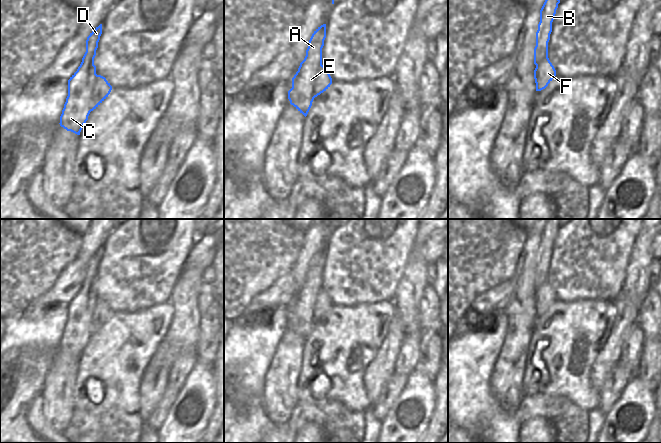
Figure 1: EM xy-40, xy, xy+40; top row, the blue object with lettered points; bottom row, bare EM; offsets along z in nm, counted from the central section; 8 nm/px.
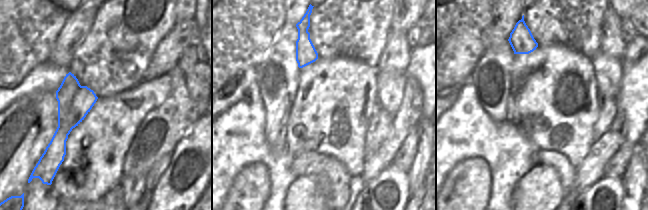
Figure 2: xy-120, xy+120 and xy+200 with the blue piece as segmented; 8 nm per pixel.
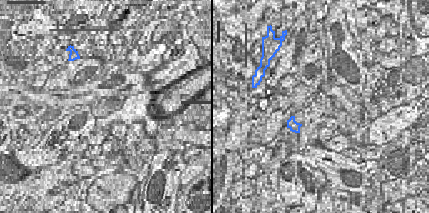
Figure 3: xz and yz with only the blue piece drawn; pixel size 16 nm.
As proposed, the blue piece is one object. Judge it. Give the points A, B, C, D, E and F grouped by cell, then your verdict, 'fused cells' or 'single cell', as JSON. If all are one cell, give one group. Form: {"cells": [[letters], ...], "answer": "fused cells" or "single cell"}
{"cells": [["A", "B", "D"], ["C", "E", "F"]], "answer": "fused cells"}

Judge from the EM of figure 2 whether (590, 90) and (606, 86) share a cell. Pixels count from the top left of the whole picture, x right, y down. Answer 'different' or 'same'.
different

